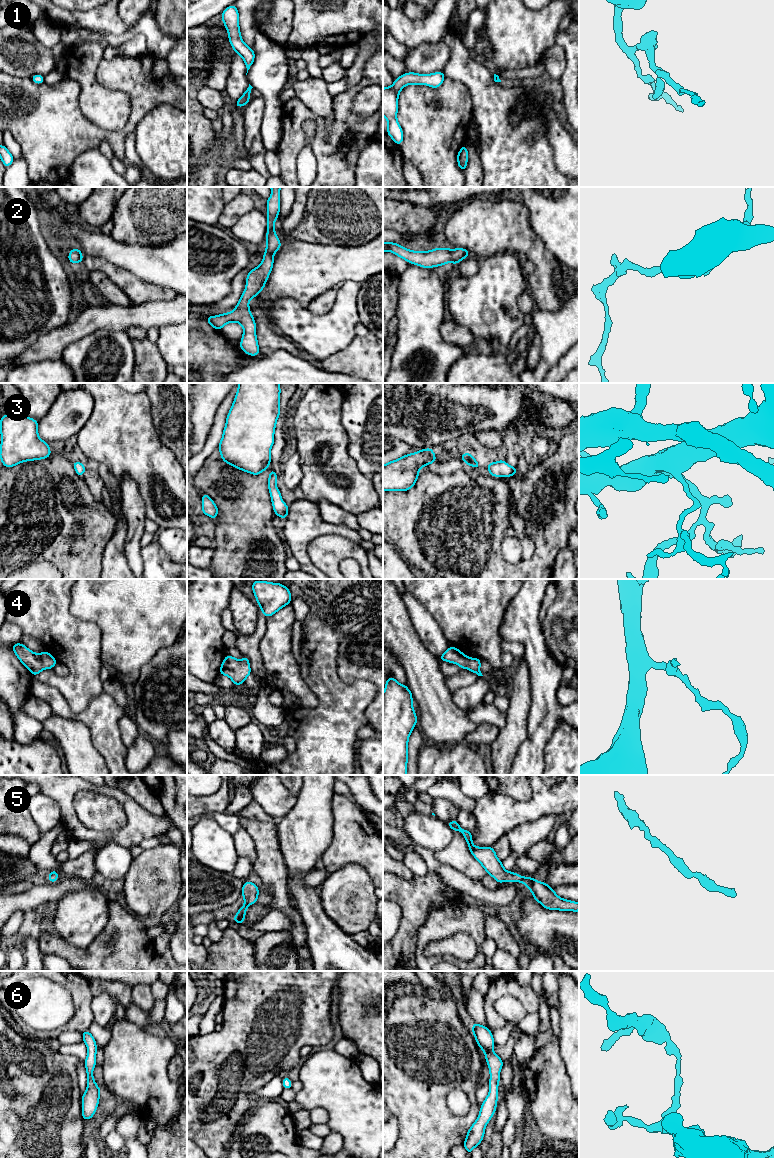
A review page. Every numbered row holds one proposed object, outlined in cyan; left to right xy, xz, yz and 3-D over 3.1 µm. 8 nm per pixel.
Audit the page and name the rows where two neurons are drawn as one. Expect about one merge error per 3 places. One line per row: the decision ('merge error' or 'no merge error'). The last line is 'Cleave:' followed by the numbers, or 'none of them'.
1: no merge error
2: no merge error
3: no merge error
4: no merge error
5: no merge error
6: no merge error
Cleave: none of them

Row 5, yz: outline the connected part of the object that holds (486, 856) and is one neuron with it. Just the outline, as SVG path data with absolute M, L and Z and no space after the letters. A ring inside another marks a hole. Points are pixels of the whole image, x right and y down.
M457 820L446 823L452 830L461 832L464 835L471 854L499 884L504 881L509 883L514 881L524 883L531 890L534 899L544 908L549 910L579 911L579 903L558 897L555 890L547 883L535 880L530 876L522 877L514 871L506 871L502 862L497 858L493 847L475 847L472 843L473 838L471 832L462 829Z

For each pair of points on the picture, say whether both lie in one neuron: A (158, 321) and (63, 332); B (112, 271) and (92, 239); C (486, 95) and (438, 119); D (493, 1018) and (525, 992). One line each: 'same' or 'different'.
A: same
B: different
C: different
D: same

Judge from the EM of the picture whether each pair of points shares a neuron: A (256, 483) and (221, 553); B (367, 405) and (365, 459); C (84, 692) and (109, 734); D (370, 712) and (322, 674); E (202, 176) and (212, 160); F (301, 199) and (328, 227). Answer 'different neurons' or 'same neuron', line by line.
A: same neuron
B: same neuron
C: different neurons
D: different neurons
E: same neuron
F: different neurons

